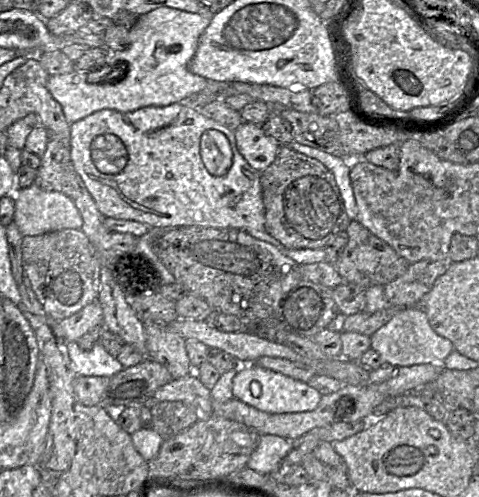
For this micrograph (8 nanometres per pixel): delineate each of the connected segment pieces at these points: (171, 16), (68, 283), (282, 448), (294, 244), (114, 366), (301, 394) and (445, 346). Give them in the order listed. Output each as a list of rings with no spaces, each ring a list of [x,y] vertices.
[[[159,7],[138,17],[130,29],[130,46],[124,51],[112,52],[113,56],[125,56],[125,60],[118,62],[113,71],[118,72],[118,79],[112,83],[94,83],[104,81],[106,76],[91,74],[81,75],[78,70],[67,74],[50,76],[47,88],[51,95],[62,106],[66,120],[72,124],[88,115],[103,109],[113,109],[119,112],[131,112],[147,106],[168,106],[179,103],[191,95],[200,92],[206,85],[204,77],[193,74],[188,70],[188,63],[193,58],[201,35],[210,24],[215,13],[203,7],[199,13],[190,13],[170,7]]]
[[[62,229],[22,239],[23,268],[45,312],[60,321],[98,300],[99,254],[81,229]]]
[[[260,435],[247,467],[260,474],[277,477],[282,470],[282,461],[291,449],[291,441],[276,435]]]
[[[282,145],[270,166],[260,172],[262,199],[265,209],[265,230],[284,248],[321,249],[339,232],[345,231],[350,219],[331,171],[321,162]]]
[[[75,341],[67,342],[66,345],[76,376],[112,377],[124,369],[99,341],[90,350],[82,350]]]
[[[242,364],[232,382],[233,397],[260,411],[271,414],[307,412],[316,409],[322,395],[307,382],[302,382],[282,373],[256,364]]]
[[[411,306],[399,309],[394,316],[376,332],[370,336],[371,349],[375,350],[383,361],[384,365],[392,366],[414,366],[421,364],[440,363],[454,351],[453,343],[445,337],[438,335],[430,326],[426,313],[419,306]]]

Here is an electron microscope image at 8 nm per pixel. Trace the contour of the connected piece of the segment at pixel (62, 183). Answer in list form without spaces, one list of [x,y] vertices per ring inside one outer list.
[[[48,131],[46,151],[40,159],[35,185],[45,191],[61,192],[74,201],[83,191],[83,182],[74,169],[70,156],[70,143],[66,138]]]

